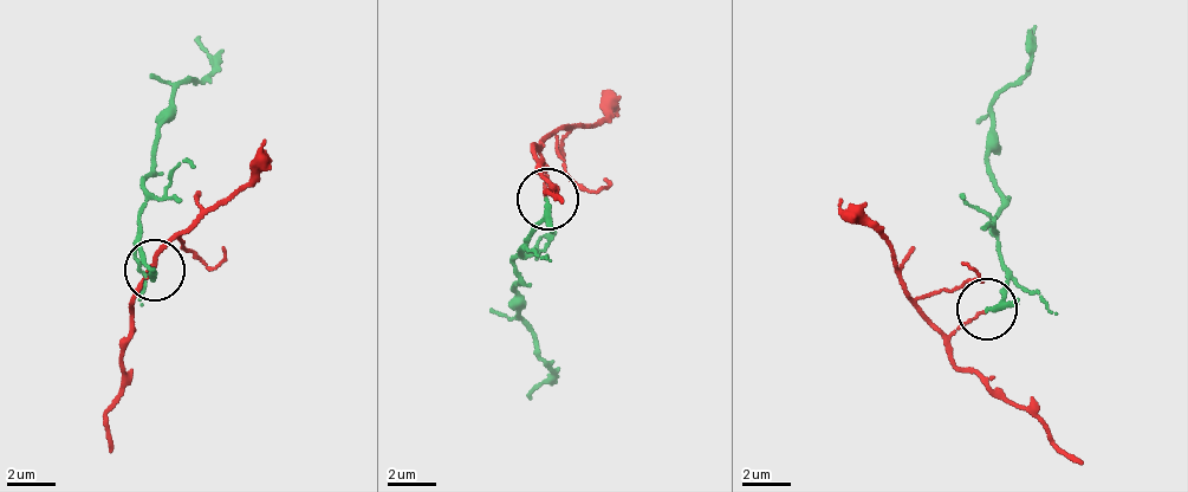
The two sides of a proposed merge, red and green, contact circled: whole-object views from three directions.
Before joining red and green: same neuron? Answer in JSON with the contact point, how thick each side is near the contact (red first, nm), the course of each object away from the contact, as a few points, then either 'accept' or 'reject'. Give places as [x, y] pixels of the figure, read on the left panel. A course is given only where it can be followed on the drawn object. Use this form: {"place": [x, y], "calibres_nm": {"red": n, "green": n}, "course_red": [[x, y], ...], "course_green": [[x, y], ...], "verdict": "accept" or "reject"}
{"place": [155, 270], "calibres_nm": {"red": 100, "green": 170}, "course_red": [[150, 270], [140, 287], [118, 358], [109, 451]], "course_green": [[156, 271], [147, 264], [138, 231], [162, 107], [180, 83], [215, 68], [201, 33]], "verdict": "reject"}

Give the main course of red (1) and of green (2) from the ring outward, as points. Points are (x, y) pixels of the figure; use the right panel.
1: (984, 312), (952, 336), (950, 355), (1014, 402), (1081, 464)
2: (986, 309), (1001, 299), (1006, 267), (987, 141), (991, 105), (1031, 51), (1033, 23)

